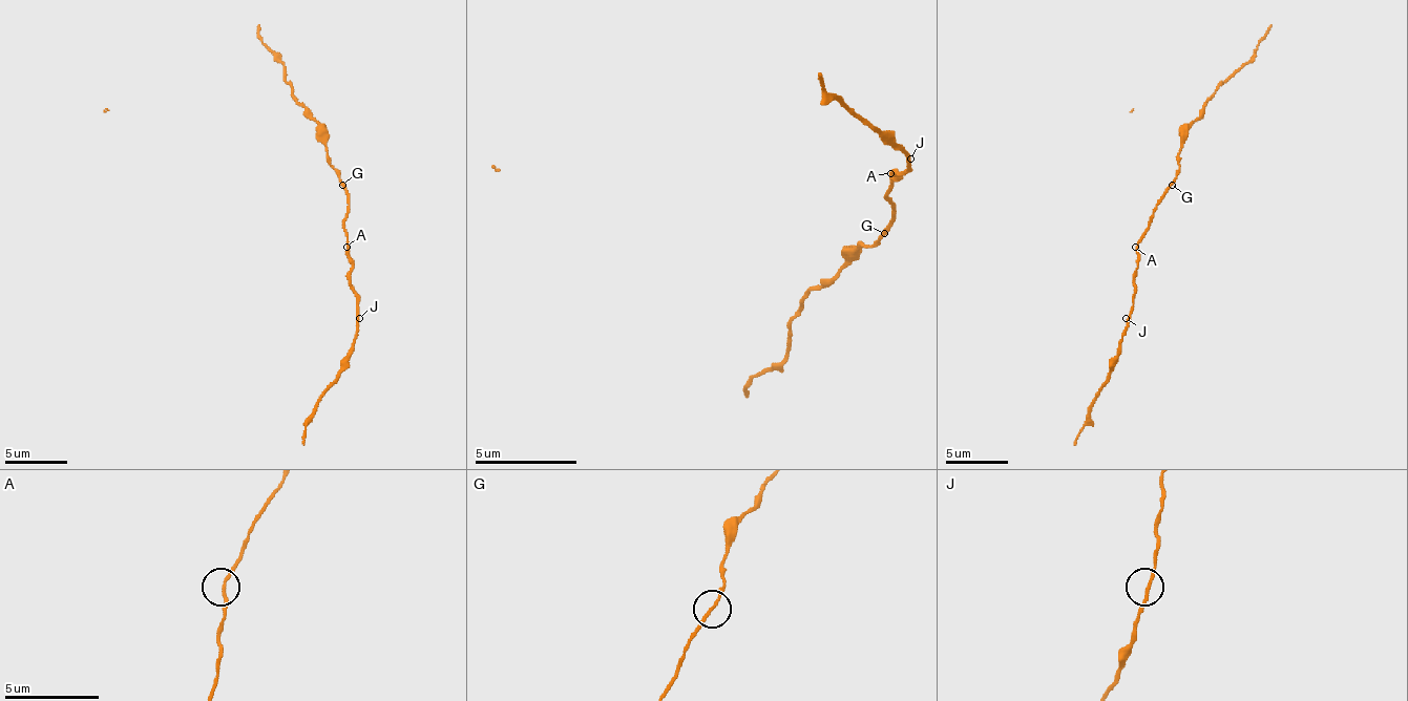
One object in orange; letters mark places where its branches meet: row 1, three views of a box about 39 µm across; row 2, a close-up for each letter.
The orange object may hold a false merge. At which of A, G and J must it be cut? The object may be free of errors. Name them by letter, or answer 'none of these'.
G

